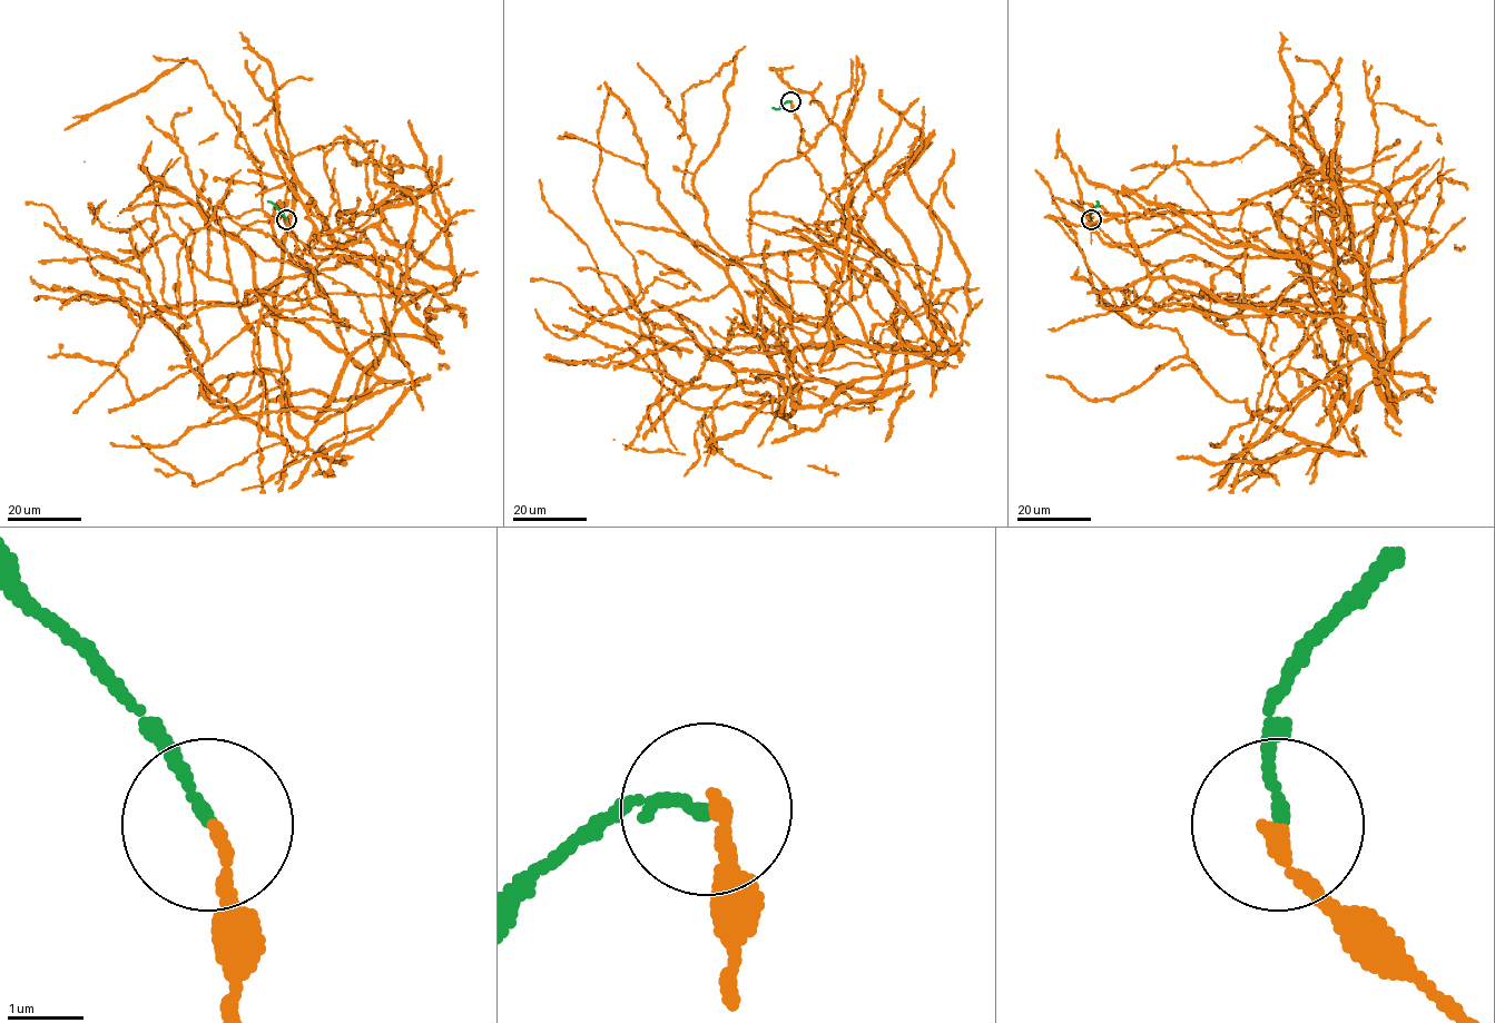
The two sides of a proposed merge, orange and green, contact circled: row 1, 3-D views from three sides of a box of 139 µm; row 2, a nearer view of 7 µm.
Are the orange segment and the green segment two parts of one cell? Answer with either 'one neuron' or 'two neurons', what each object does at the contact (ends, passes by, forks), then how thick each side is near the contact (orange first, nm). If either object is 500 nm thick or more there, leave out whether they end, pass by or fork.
two neurons; orange ends there; green ends there; 170 nm thick on the orange side, 150 nm on the other

